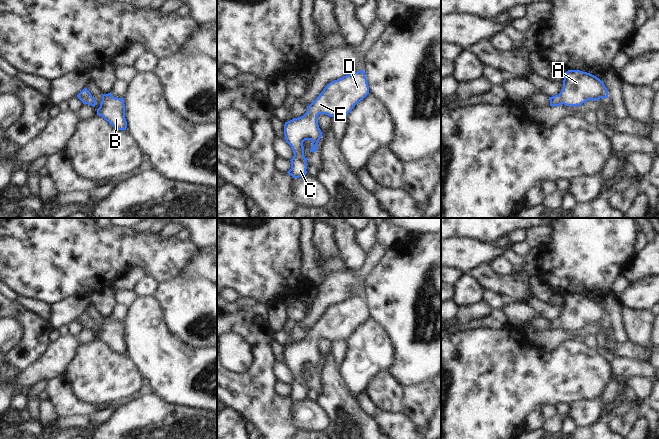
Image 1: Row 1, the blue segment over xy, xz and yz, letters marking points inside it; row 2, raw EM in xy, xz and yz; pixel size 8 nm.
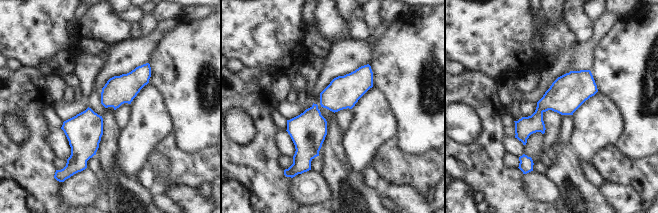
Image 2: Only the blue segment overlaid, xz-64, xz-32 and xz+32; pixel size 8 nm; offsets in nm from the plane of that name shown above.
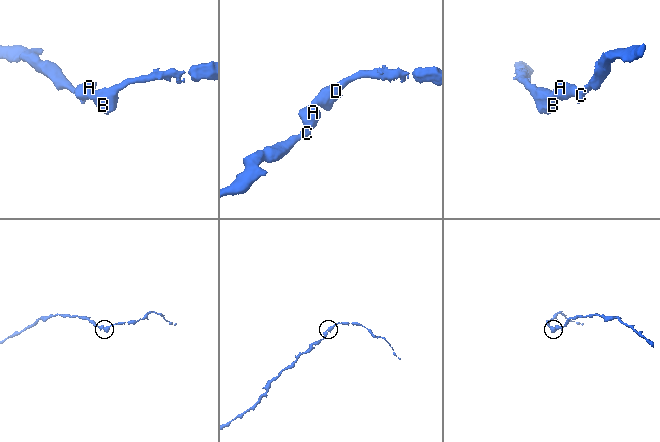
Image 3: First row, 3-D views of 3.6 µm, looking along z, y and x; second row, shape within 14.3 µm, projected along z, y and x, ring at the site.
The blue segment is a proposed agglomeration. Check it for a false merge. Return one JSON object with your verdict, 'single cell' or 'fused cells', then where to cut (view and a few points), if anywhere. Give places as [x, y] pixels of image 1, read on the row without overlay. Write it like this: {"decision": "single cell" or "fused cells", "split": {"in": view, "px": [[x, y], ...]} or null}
{"decision": "single cell", "split": null}

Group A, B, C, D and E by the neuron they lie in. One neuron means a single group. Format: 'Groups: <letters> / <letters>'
Groups: A B C D E.

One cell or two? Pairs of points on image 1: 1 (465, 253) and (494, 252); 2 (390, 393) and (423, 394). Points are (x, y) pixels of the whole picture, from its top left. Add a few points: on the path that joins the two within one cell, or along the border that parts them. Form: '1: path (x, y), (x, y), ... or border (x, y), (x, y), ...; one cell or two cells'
1: path (472, 253), (487, 252); one cell
2: path (398, 395), (415, 395); one cell

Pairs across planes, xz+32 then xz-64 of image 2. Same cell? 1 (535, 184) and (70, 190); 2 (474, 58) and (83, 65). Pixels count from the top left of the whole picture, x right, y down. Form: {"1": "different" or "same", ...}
{"1": "same", "2": "different"}

